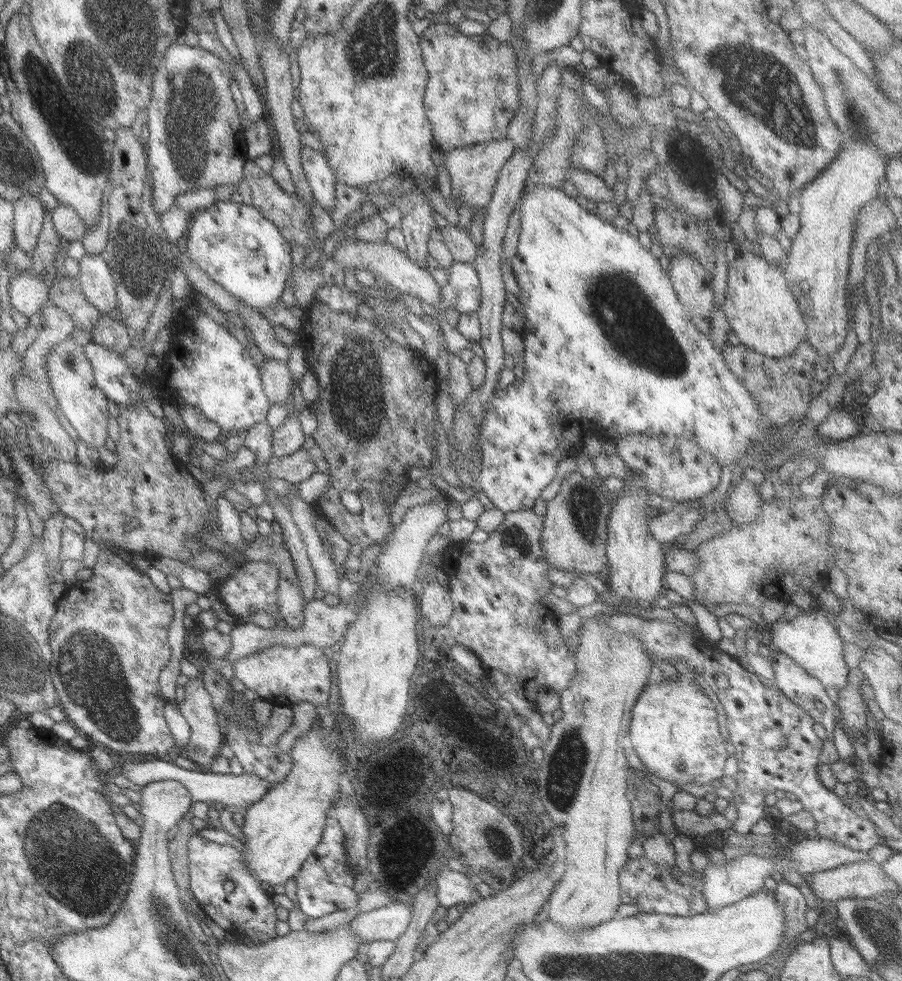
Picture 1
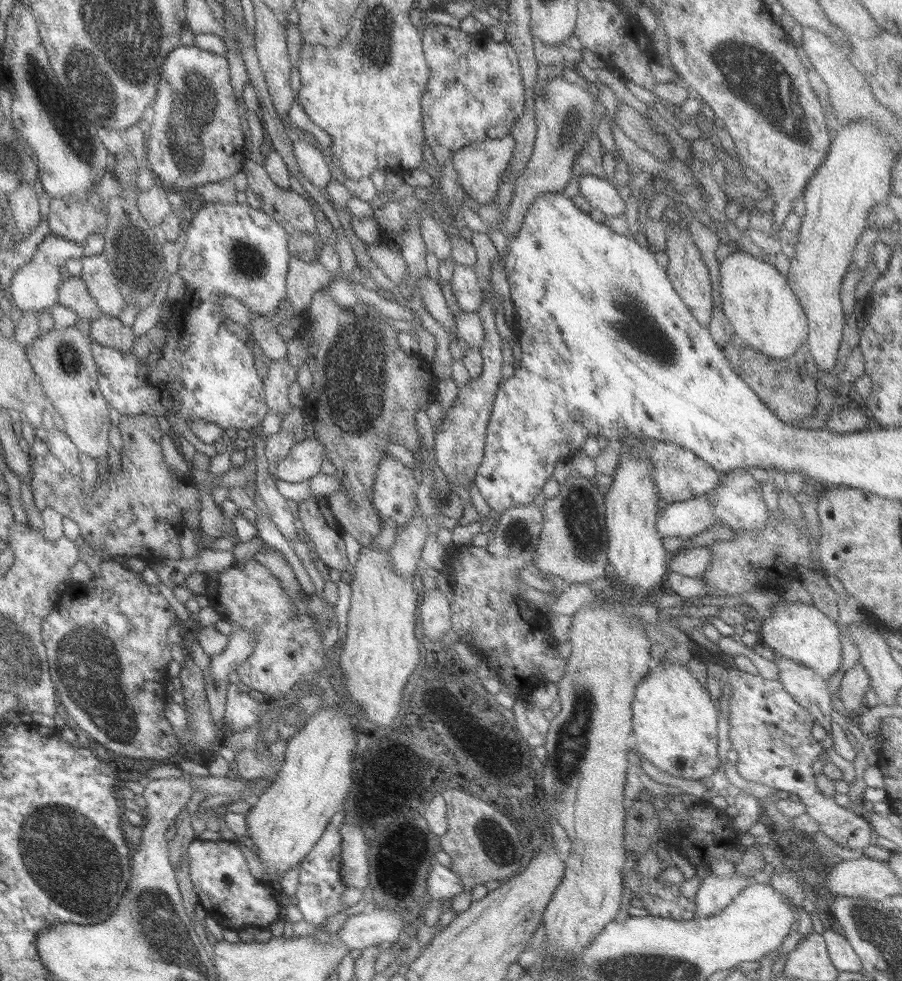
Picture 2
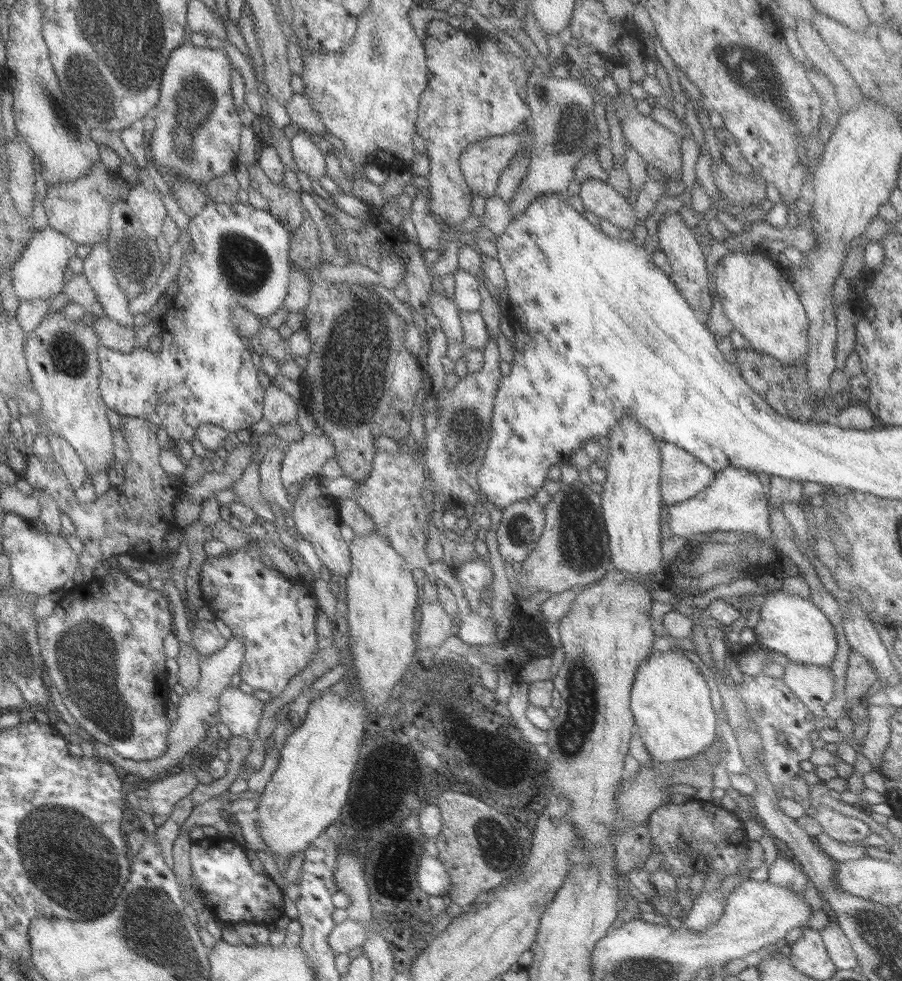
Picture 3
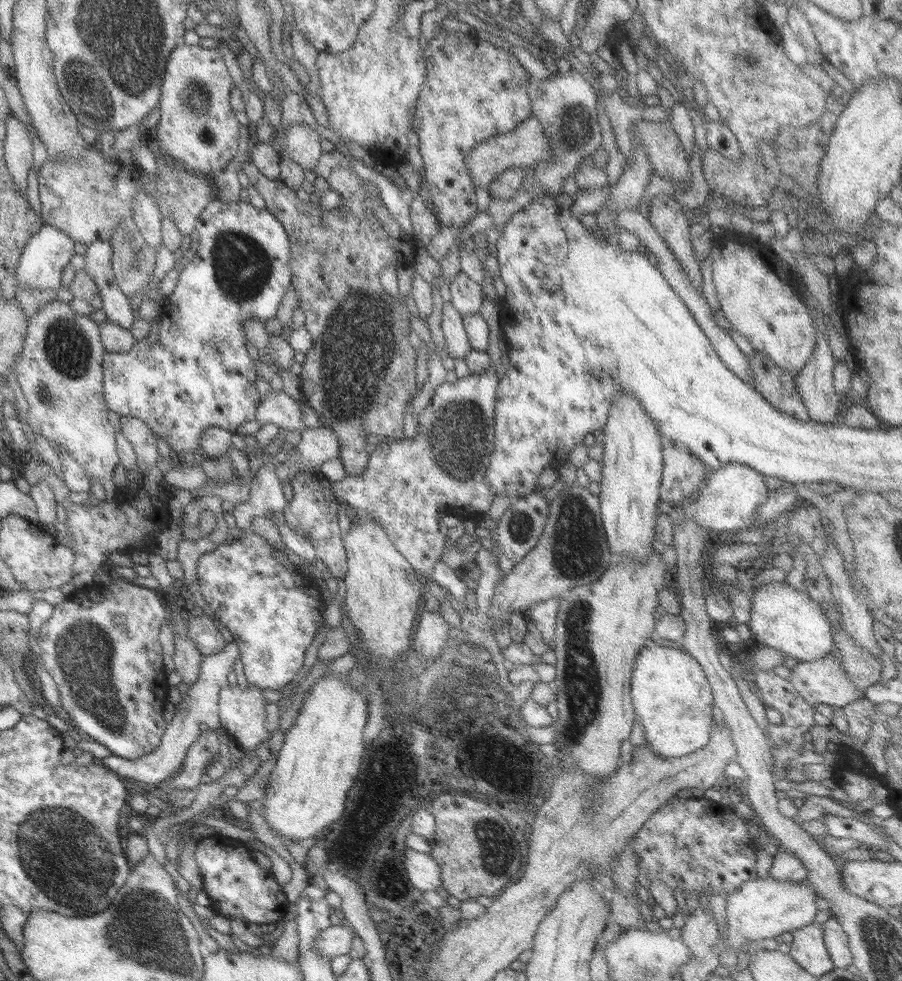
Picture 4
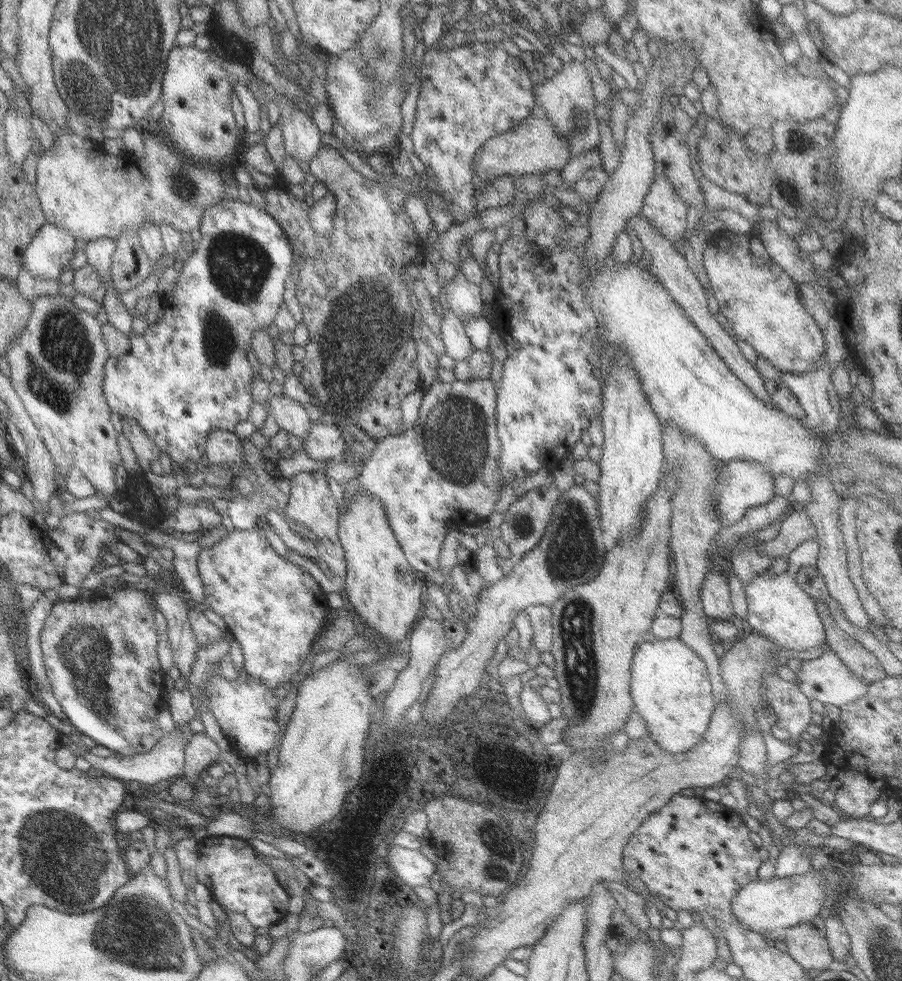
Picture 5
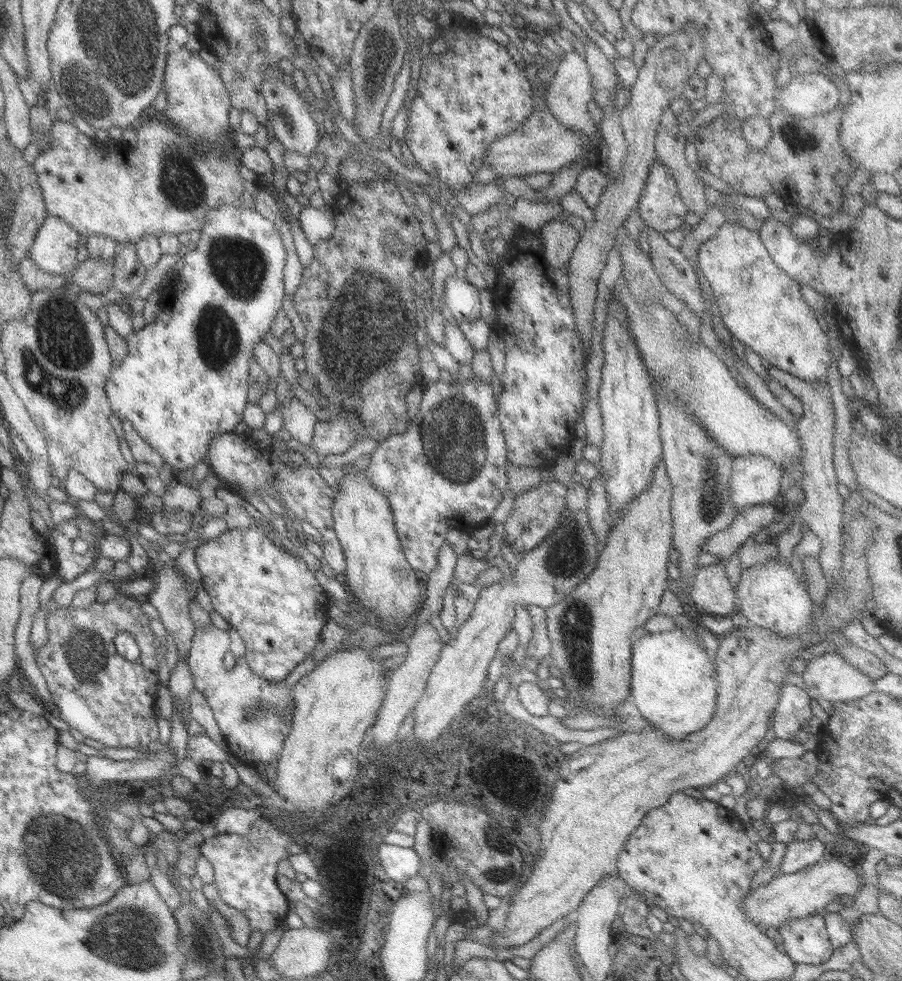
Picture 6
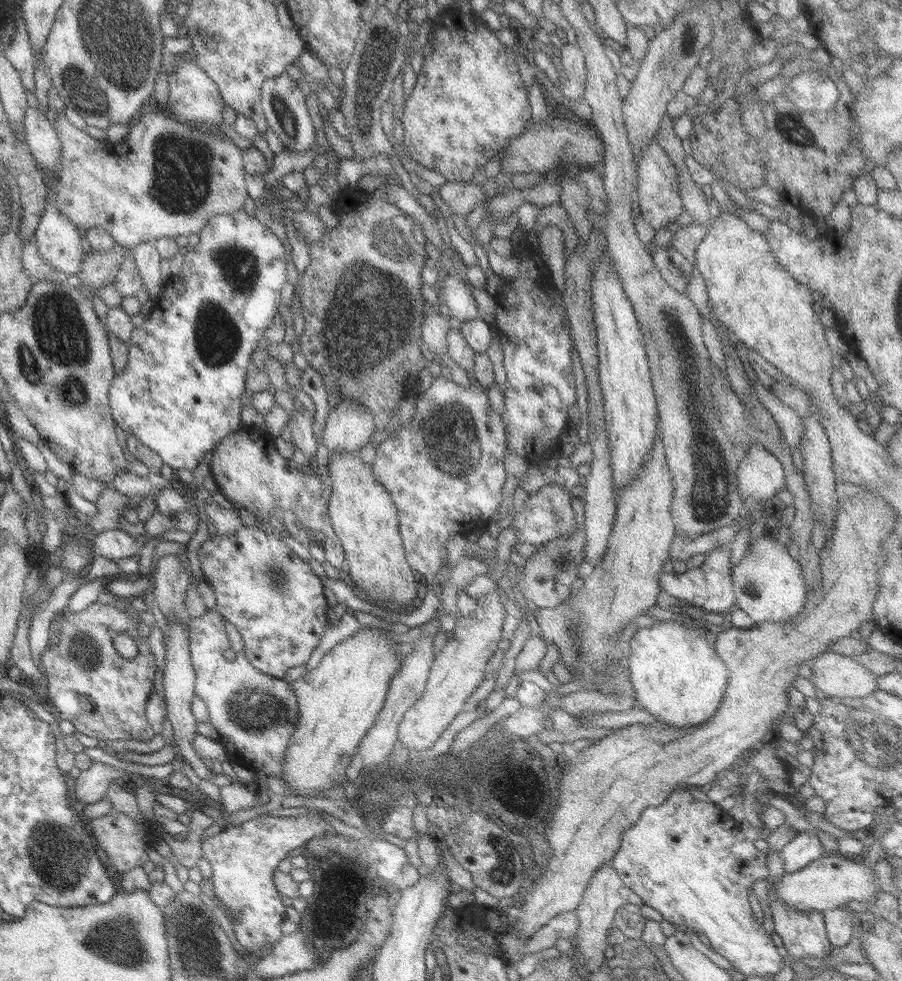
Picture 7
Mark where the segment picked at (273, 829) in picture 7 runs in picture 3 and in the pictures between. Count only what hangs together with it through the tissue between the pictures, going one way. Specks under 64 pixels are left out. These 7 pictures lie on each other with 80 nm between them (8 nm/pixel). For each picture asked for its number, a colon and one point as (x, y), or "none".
3: (232, 892)
4: (236, 887)
5: (240, 883)
6: (243, 866)

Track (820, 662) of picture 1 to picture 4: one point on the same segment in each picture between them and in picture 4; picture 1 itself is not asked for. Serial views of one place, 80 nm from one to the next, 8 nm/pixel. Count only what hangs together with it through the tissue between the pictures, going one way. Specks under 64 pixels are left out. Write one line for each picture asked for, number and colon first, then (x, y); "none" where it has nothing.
2: (799, 632)
3: (792, 626)
4: (782, 618)

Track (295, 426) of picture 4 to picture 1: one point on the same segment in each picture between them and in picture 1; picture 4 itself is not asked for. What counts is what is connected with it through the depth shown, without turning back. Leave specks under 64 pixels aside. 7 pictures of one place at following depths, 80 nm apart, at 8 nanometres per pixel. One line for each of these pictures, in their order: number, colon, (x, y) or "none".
1: (275, 380)
2: (280, 374)
3: (277, 408)

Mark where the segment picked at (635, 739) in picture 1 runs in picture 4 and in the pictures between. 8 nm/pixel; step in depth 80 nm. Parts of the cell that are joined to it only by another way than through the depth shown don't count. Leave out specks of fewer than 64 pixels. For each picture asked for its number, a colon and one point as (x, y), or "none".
2: (673, 726)
3: (669, 700)
4: (670, 696)

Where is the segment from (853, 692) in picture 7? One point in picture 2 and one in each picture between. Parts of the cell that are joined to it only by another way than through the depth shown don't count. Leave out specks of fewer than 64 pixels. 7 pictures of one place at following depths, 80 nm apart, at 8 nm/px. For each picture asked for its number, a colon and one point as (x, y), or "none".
2: (810, 692)
3: (812, 685)
4: (823, 682)
5: (825, 679)
6: (828, 677)

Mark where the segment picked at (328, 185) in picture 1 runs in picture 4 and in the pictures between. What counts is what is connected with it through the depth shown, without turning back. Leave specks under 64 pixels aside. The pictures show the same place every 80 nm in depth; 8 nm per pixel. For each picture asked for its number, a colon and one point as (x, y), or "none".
2: (309, 161)
3: (308, 159)
4: (301, 146)

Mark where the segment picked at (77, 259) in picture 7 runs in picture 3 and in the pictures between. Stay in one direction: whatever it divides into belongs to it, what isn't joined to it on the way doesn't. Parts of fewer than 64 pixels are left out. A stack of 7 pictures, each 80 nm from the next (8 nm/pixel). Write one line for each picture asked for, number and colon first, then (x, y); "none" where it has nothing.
3: (37, 272)
4: (45, 254)
5: (45, 256)
6: (53, 250)

